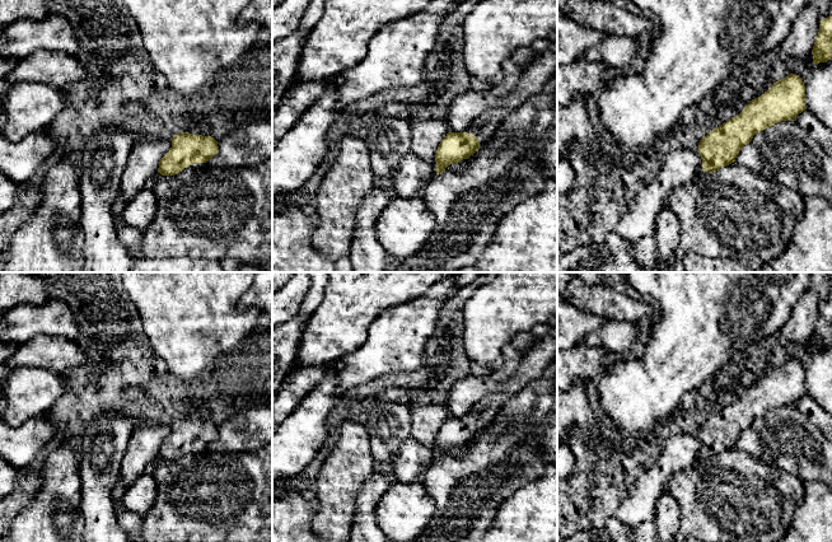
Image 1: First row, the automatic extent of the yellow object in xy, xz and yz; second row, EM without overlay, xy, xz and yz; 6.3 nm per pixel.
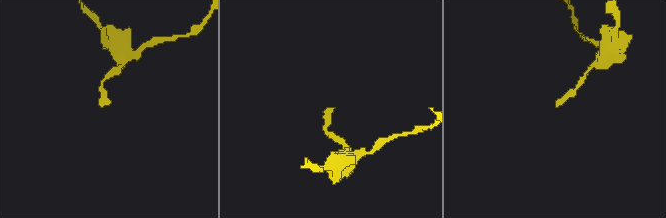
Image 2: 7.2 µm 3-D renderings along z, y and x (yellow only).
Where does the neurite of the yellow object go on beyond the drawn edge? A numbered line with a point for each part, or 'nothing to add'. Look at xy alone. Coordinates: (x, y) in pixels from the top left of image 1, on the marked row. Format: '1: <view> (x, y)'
nothing to add

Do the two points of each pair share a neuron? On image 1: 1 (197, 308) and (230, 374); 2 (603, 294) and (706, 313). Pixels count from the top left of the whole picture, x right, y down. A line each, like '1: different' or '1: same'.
1: same
2: different

